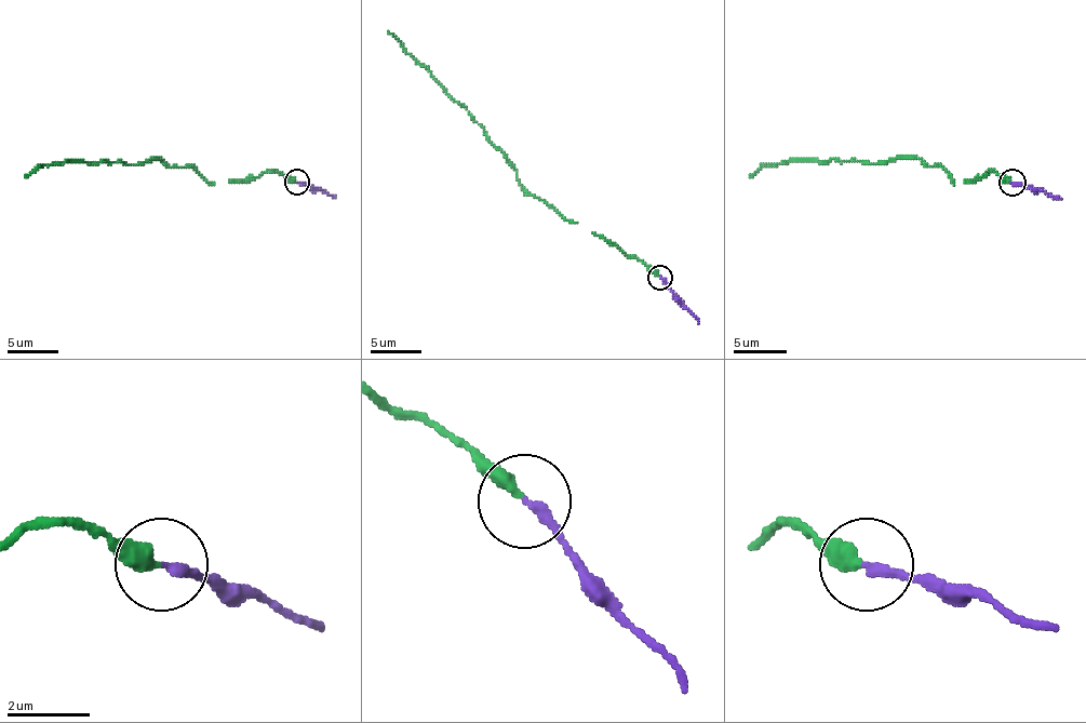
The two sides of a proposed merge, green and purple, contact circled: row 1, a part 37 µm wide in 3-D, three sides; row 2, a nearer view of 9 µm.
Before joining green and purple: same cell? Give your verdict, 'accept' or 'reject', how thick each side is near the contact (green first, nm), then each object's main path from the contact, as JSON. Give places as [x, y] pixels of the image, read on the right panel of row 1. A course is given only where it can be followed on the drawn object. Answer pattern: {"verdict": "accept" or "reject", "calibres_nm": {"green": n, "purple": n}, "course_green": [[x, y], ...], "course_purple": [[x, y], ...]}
{"verdict": "accept", "calibres_nm": {"green": 400, "purple": 240}, "course_green": [[1010, 183], [994, 172], [954, 183], [940, 166], [927, 166], [919, 159], [782, 161], [763, 163], [750, 177]], "course_purple": [[1013, 183], [1043, 188], [1061, 199]]}

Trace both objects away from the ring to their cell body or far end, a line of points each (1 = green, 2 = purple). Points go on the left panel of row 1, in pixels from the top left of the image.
1: (297, 183), (277, 172), (206, 183), (191, 168), (171, 168), (163, 160), (53, 162), (38, 164), (25, 177)
2: (297, 183), (320, 187), (335, 198)

